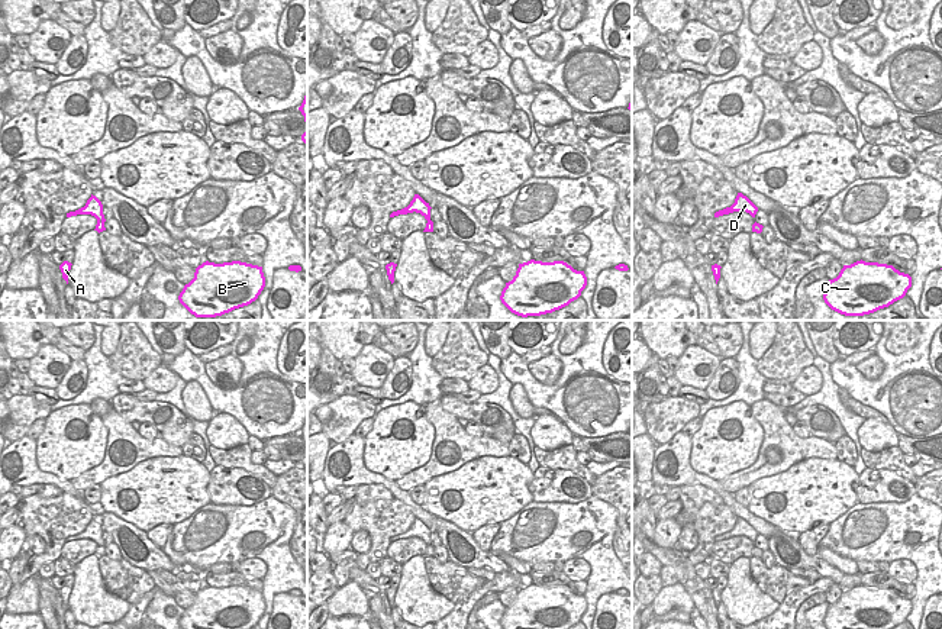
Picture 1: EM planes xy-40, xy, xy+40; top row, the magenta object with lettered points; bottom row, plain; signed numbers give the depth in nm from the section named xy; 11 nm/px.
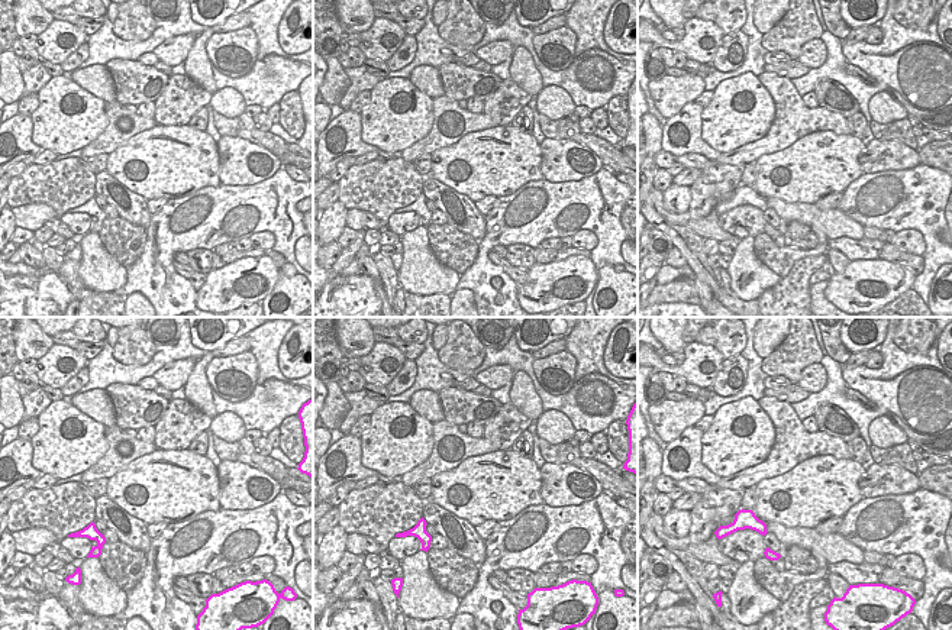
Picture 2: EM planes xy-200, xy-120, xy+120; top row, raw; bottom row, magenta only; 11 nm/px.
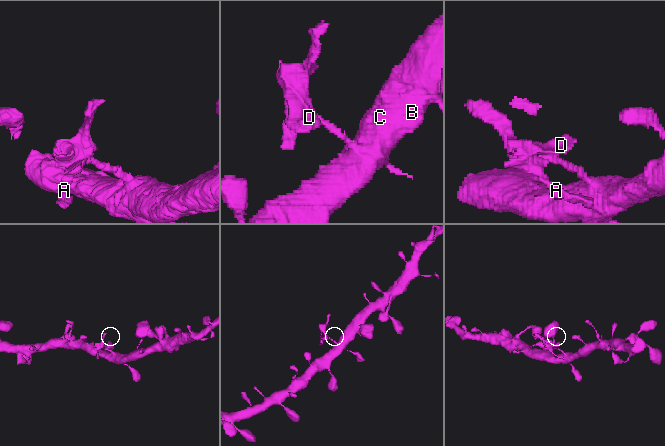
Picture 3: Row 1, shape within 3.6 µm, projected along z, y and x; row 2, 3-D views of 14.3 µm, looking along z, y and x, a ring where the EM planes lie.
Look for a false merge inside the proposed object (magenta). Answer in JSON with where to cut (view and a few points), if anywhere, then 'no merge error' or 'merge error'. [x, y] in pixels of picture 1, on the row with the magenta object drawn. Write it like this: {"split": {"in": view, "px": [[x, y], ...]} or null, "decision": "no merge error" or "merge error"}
{"split": {"in": "xy", "px": [[426, 223], [428, 231]]}, "decision": "merge error"}

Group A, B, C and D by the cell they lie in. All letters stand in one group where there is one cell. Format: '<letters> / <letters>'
A D / B C

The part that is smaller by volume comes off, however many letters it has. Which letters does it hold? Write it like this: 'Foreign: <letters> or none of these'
Foreign: A, D

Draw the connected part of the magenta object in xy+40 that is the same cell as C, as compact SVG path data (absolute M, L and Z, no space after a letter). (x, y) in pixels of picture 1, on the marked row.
M861 259L843 265L839 275L829 280L823 300L841 314L864 316L903 299L910 287L909 274L893 265Z

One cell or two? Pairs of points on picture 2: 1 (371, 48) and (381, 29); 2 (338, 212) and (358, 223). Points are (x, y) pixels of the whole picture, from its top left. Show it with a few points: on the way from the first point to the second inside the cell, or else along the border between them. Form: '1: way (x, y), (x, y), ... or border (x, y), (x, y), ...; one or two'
1: way (376, 44), (381, 34); one
2: border (348, 210), (345, 225); two

